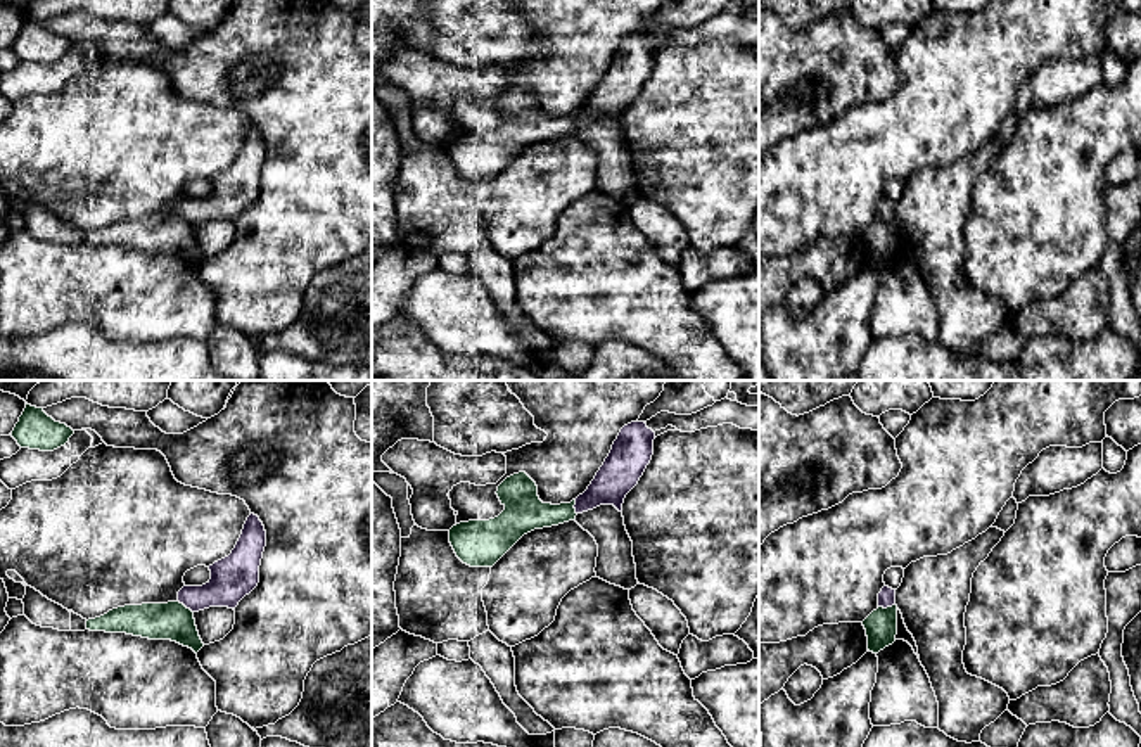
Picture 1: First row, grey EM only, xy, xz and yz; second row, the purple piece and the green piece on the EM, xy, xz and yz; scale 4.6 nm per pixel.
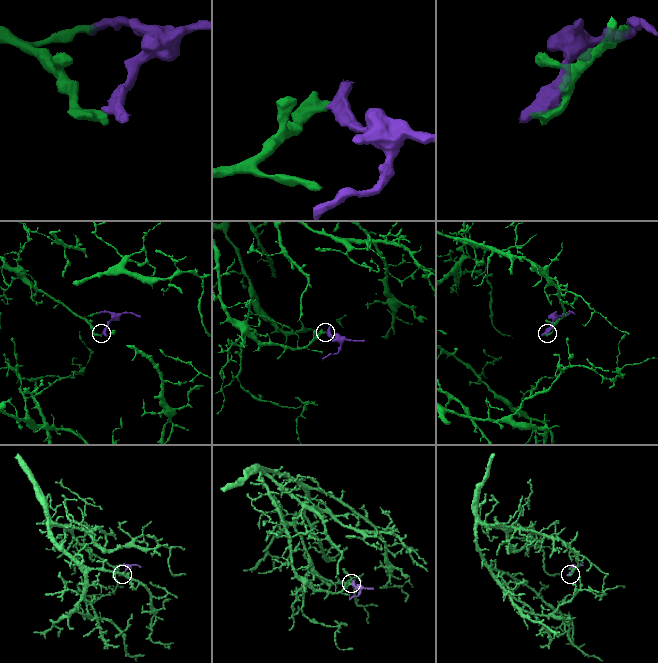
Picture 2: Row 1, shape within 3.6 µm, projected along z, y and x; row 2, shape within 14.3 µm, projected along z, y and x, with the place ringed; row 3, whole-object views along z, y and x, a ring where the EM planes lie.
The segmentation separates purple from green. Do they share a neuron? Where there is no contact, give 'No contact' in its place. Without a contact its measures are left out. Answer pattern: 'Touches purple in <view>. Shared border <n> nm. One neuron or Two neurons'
Touches purple in yz. Shared border 80 nm. Two neurons

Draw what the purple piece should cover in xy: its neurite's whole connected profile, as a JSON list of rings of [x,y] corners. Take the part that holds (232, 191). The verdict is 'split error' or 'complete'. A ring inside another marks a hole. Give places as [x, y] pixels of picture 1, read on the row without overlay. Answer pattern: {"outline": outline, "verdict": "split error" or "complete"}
{"outline": [[[251,126],[232,166],[209,178],[211,192],[202,199],[183,199],[178,214],[192,225],[209,220],[235,221],[259,195],[265,159],[265,138]]], "verdict": "complete"}

